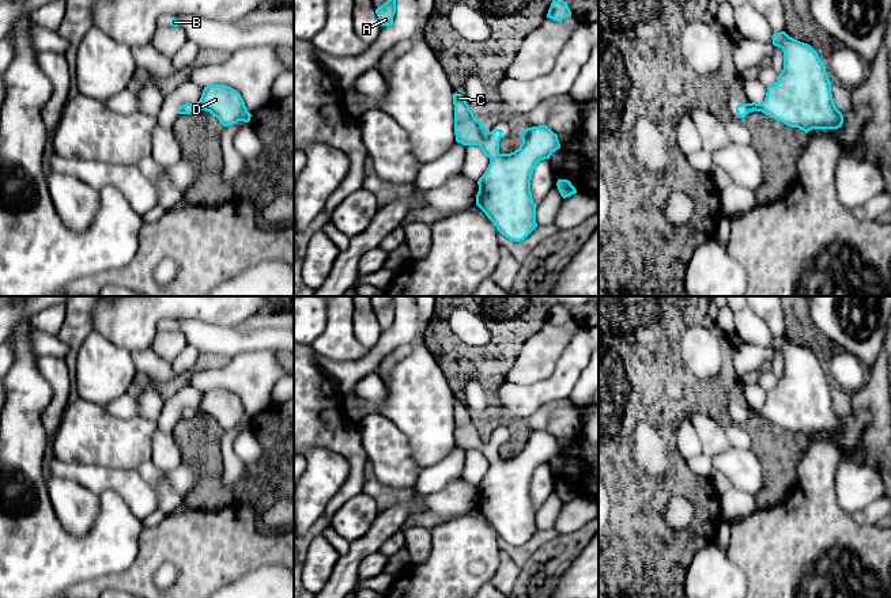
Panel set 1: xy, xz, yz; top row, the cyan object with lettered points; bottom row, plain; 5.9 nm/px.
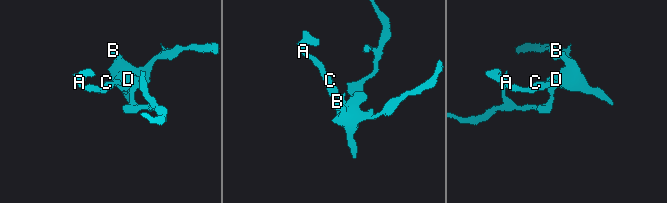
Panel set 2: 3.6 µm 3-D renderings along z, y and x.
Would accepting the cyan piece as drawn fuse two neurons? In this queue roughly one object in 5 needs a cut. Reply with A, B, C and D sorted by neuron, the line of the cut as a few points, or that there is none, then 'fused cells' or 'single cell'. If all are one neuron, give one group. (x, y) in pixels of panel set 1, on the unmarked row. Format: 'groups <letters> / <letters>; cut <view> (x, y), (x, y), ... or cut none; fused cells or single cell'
groups A B C D; cut none; single cell

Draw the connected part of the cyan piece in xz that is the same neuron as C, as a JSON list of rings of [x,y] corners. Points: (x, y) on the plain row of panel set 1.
[[[453,398],[453,409],[456,446],[479,450],[490,463],[486,477],[477,485],[476,510],[502,540],[514,546],[524,545],[537,531],[537,510],[531,496],[532,478],[540,465],[550,463],[560,453],[558,439],[547,429],[526,432],[520,436],[520,453],[501,458],[503,435],[487,435],[461,398]]]

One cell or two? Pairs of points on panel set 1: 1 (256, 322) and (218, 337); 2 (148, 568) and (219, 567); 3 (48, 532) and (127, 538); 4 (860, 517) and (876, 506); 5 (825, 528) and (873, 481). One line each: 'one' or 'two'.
1: two
2: one
3: one
4: one
5: two

